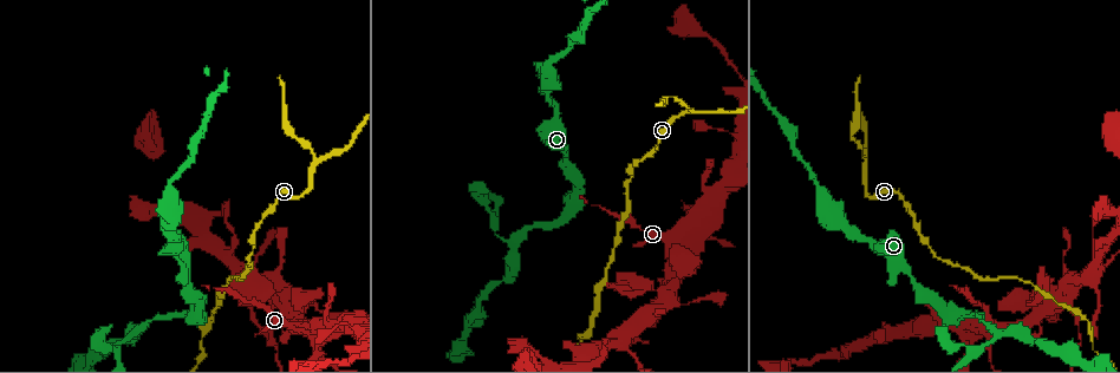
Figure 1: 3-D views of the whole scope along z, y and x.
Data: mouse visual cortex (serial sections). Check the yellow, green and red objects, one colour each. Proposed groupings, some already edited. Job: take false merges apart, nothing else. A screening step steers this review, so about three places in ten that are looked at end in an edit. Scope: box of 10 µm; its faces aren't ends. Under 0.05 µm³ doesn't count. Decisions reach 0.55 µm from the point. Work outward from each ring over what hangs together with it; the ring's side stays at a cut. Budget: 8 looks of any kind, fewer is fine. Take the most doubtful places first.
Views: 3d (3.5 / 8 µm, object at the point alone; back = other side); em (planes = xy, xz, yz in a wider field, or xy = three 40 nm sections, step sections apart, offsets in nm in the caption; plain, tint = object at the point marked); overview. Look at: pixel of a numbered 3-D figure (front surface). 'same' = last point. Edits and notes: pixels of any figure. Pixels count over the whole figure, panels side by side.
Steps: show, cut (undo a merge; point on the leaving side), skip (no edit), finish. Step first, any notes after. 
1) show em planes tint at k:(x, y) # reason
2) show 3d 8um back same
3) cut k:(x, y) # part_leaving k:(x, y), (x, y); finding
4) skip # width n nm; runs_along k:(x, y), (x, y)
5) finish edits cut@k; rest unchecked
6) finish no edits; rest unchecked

show 3d 3.5um at 1:(693, 110) # branch point

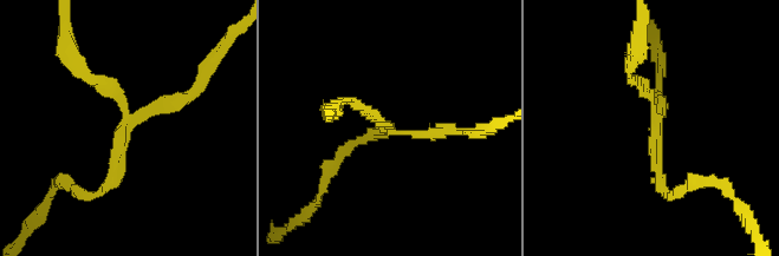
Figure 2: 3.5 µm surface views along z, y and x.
show em xy step 3 tint at 2:(659, 121) # now the EM

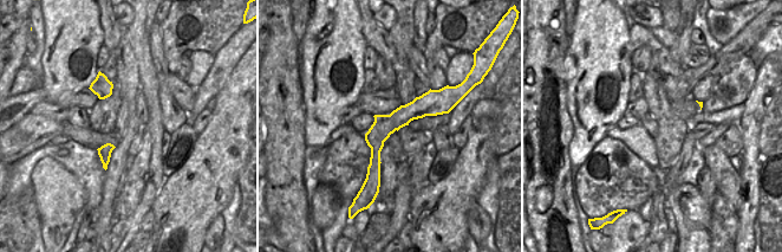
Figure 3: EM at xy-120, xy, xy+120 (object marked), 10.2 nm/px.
show em planes tint same # cut it another way

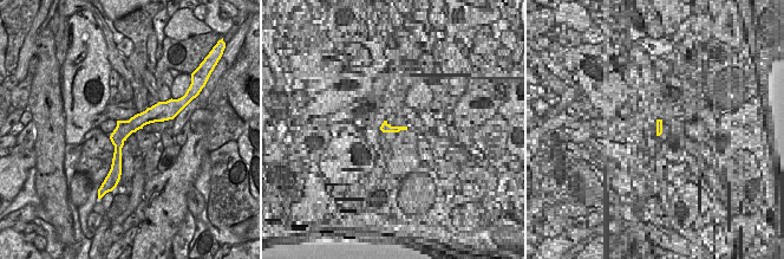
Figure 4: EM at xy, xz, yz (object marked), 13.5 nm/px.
cut 2:(97, 79) # arm_widths 150, 150, 200 nm; part_leaving 2:(122, 103), (71, 59), (64, 26); two cells meet here

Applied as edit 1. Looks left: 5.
show overview # redraw

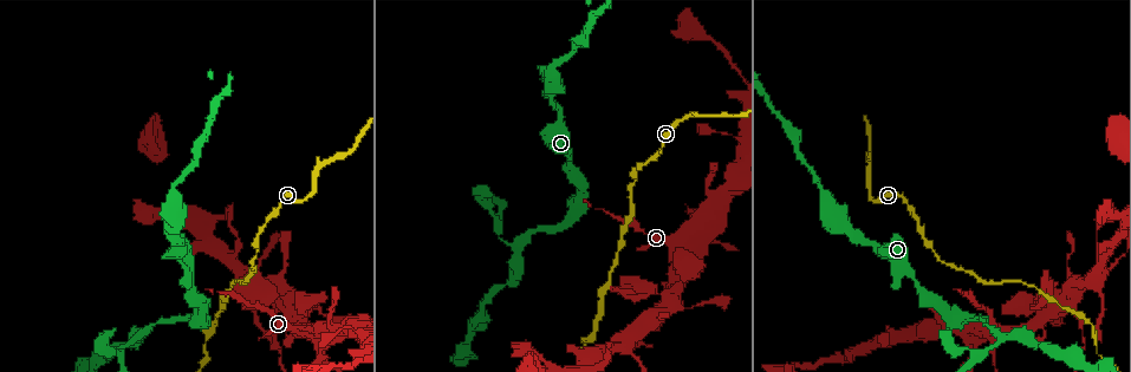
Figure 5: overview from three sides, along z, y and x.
show 3d 3.5um at 5:(497, 223) # branch point

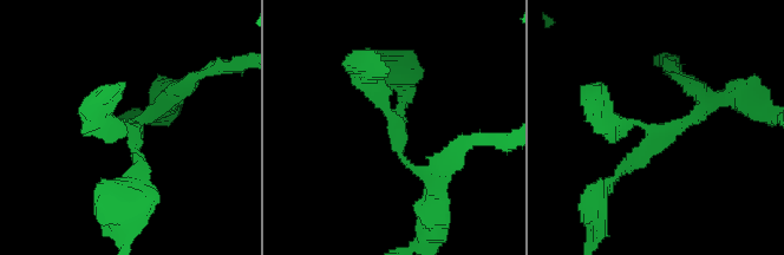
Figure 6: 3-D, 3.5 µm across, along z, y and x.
show em xy step 2 tint at 6:(661, 133) # need the tissue

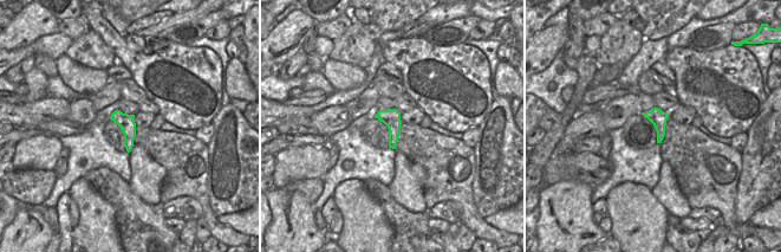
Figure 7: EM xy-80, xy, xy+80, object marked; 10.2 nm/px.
skip # arm_widths 150, 200, 250 nm; runs_along 6:(438, 172), (402, 157), (368, 73); all the same cell

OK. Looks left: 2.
finish edits cut@2; rest unchecked

